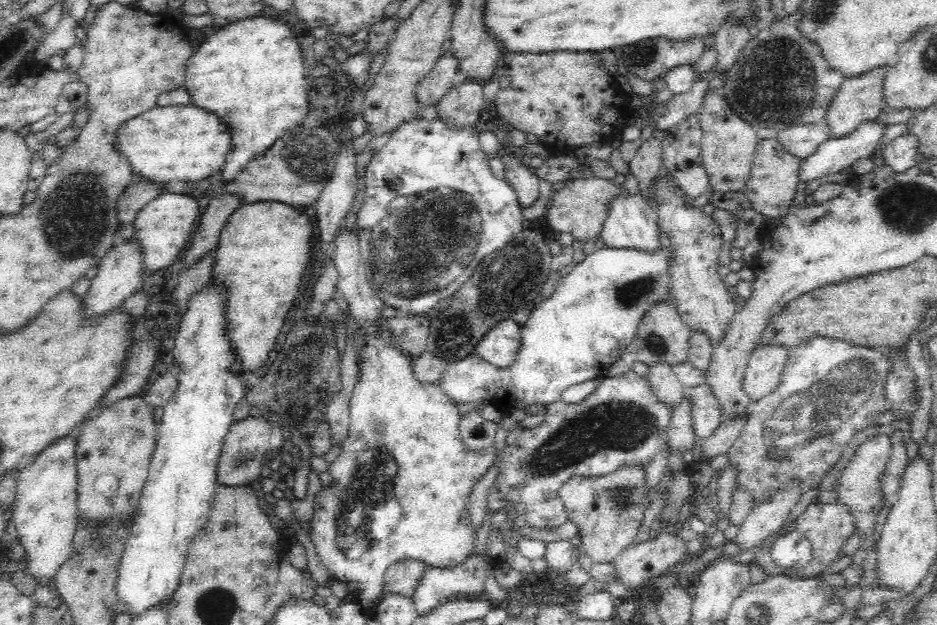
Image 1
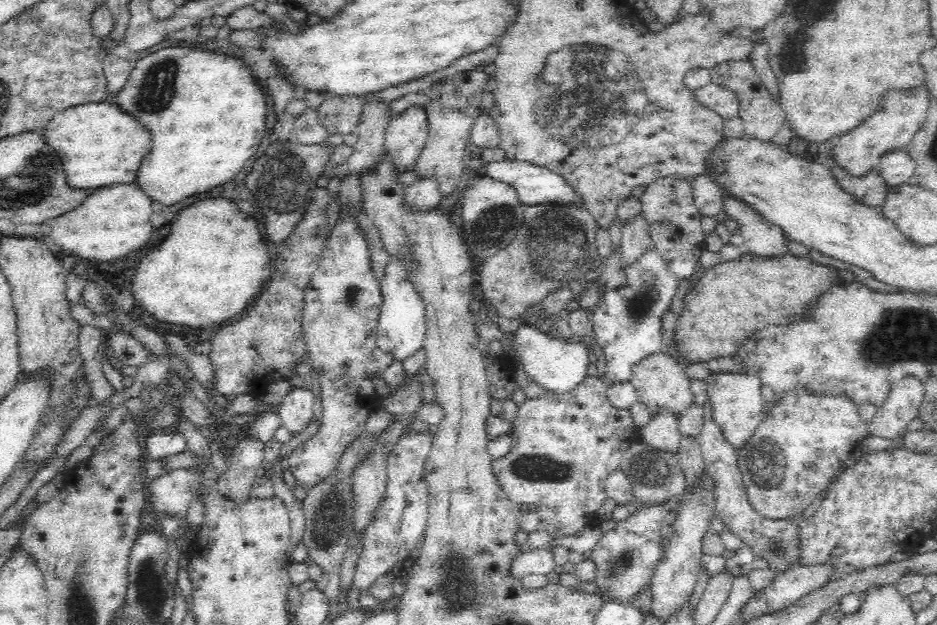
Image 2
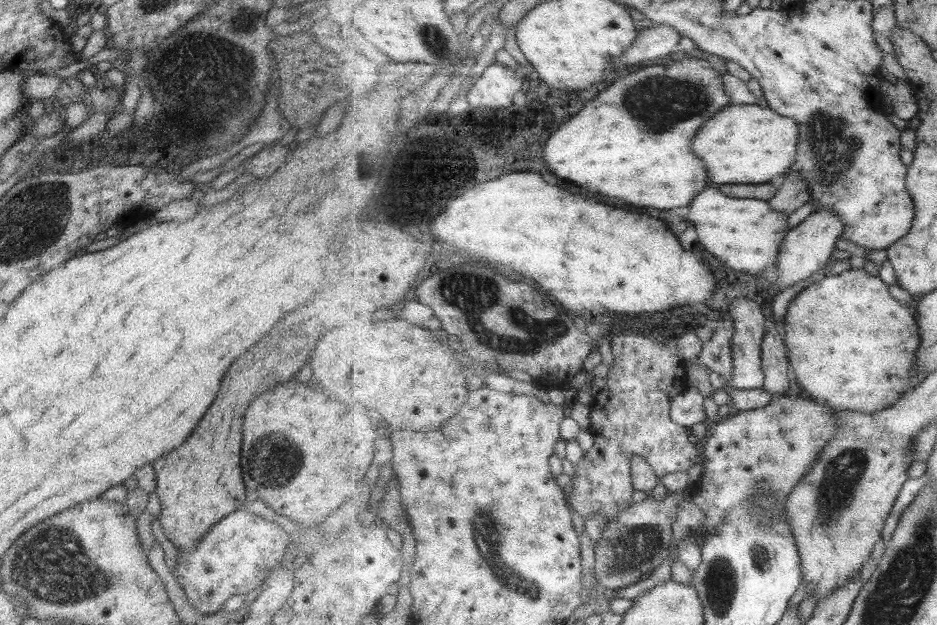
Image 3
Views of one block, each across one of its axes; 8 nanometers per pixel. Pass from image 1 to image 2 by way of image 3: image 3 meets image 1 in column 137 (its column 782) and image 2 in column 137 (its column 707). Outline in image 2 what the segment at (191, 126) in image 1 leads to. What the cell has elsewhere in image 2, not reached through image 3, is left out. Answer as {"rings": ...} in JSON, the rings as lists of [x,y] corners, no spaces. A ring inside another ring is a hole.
{"rings":[[[89,102],[58,110],[46,122],[44,140],[60,158],[66,182],[73,189],[94,189],[110,184],[130,184],[134,174],[148,154],[152,140],[144,125],[124,113],[112,102]]]}

